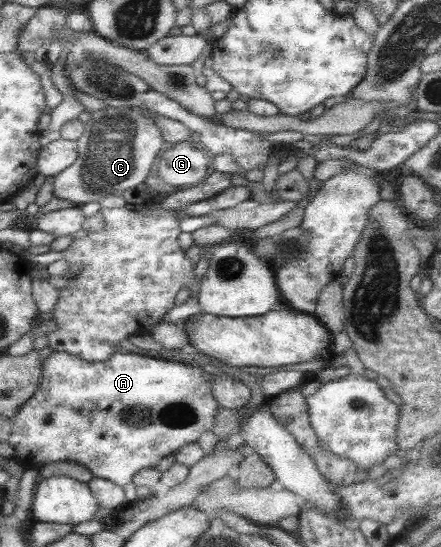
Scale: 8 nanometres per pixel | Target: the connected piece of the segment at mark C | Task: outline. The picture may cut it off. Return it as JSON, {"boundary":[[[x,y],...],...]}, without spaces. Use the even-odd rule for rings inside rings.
{"boundary":[[[108,107],[90,112],[90,118],[83,123],[83,133],[75,140],[77,158],[68,168],[57,172],[52,180],[52,194],[56,198],[68,200],[73,206],[81,206],[87,202],[97,202],[103,196],[119,194],[127,188],[140,184],[148,174],[151,165],[163,149],[164,140],[153,118],[156,116],[147,108]]]}

